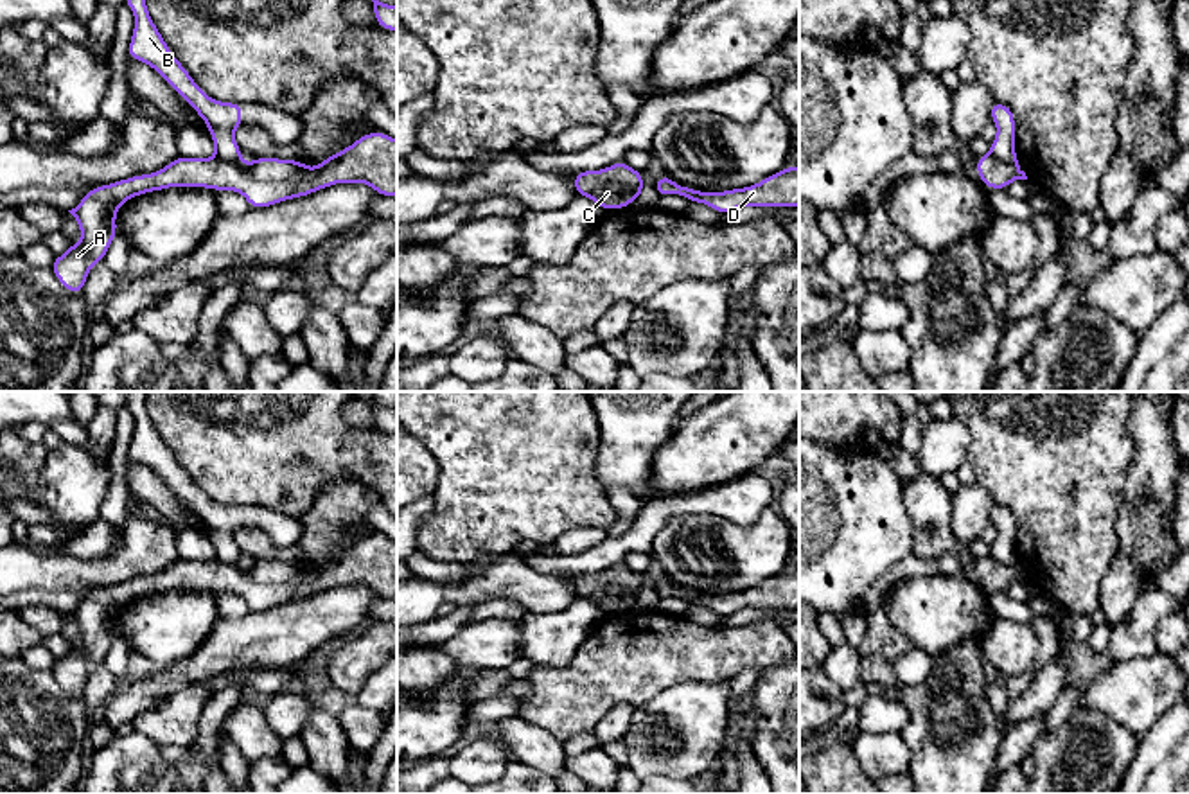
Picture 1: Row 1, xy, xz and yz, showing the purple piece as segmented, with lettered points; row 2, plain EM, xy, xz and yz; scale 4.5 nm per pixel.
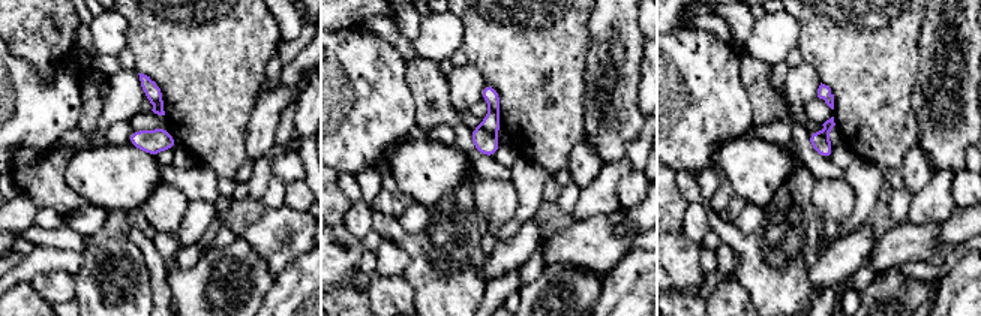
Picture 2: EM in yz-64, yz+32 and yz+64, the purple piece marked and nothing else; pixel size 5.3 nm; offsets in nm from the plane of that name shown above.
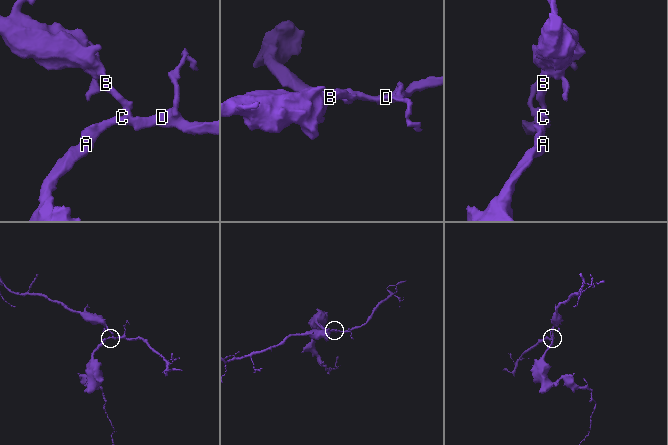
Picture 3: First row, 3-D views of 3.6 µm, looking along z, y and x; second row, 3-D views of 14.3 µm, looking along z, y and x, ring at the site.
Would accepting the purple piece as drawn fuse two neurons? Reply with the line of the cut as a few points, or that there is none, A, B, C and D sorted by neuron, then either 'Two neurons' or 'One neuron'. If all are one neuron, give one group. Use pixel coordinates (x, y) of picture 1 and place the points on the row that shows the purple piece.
Split along yz (992, 153), (1004, 160), (1015, 158). Groups: A C D / B. Two neurons

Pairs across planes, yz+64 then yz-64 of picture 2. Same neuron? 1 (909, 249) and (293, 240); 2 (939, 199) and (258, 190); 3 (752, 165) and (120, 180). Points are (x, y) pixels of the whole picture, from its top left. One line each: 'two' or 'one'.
1: one
2: two
3: one

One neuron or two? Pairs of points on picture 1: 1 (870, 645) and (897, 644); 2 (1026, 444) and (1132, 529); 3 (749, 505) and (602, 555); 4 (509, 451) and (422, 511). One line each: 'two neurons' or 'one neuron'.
1: one neuron
2: two neurons
3: one neuron
4: two neurons

